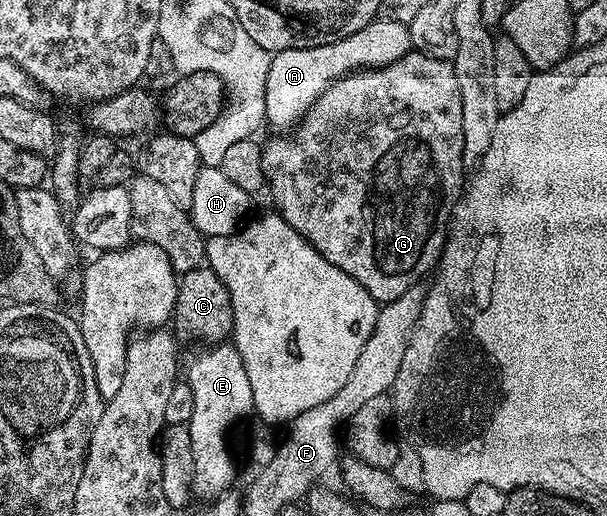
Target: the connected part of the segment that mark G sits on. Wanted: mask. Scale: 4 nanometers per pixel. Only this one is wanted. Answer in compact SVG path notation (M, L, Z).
M413 50L384 68L350 72L341 80L332 83L316 99L312 109L304 115L291 135L276 134L269 144L263 145L263 150L262 166L266 192L267 195L272 195L272 200L276 203L273 204L275 211L279 212L286 222L290 222L290 226L294 226L294 230L298 230L298 234L302 234L302 238L308 240L310 246L314 246L314 250L318 250L318 254L326 258L326 262L350 274L350 278L359 282L381 305L389 304L394 298L402 298L402 294L406 294L410 286L421 283L425 279L423 276L437 267L440 254L444 251L444 242L450 235L450 221L456 201L460 199L466 184L462 154L462 98L458 91L458 77L454 74L454 66L450 60L439 60Z

